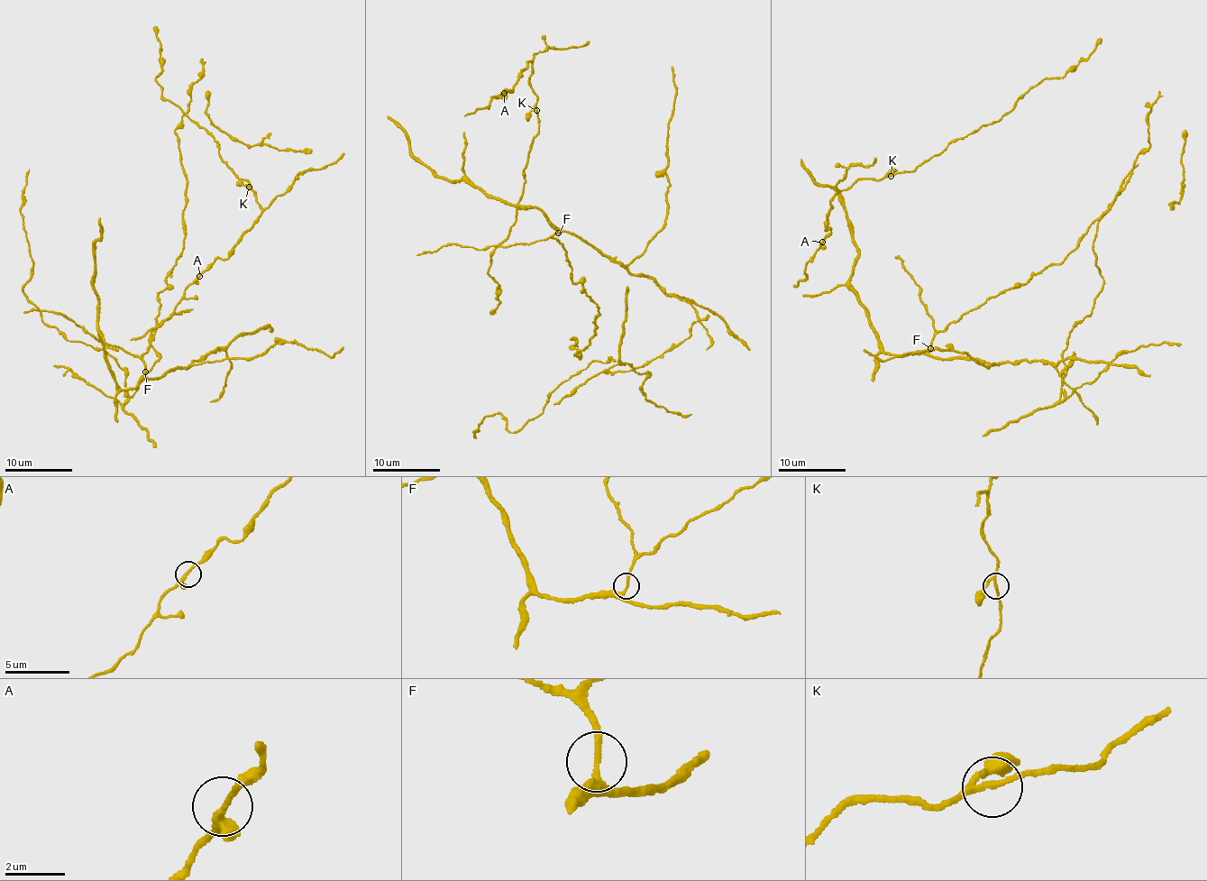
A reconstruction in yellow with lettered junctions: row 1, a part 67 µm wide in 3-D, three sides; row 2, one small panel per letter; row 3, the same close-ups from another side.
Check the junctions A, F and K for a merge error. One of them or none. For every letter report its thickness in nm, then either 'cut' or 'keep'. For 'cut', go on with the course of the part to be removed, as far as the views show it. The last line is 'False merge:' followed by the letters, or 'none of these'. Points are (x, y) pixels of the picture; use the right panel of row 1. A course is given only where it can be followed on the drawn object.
A: calibre 200 nm; keep
F: calibre 170 nm; keep
K: calibre 170 nm; keep
False merge: none of these

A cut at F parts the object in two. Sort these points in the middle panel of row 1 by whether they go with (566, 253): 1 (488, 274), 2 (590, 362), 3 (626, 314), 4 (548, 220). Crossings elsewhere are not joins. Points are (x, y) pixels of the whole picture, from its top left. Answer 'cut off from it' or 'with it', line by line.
1: cut off from it
2: cut off from it
3: cut off from it
4: cut off from it

